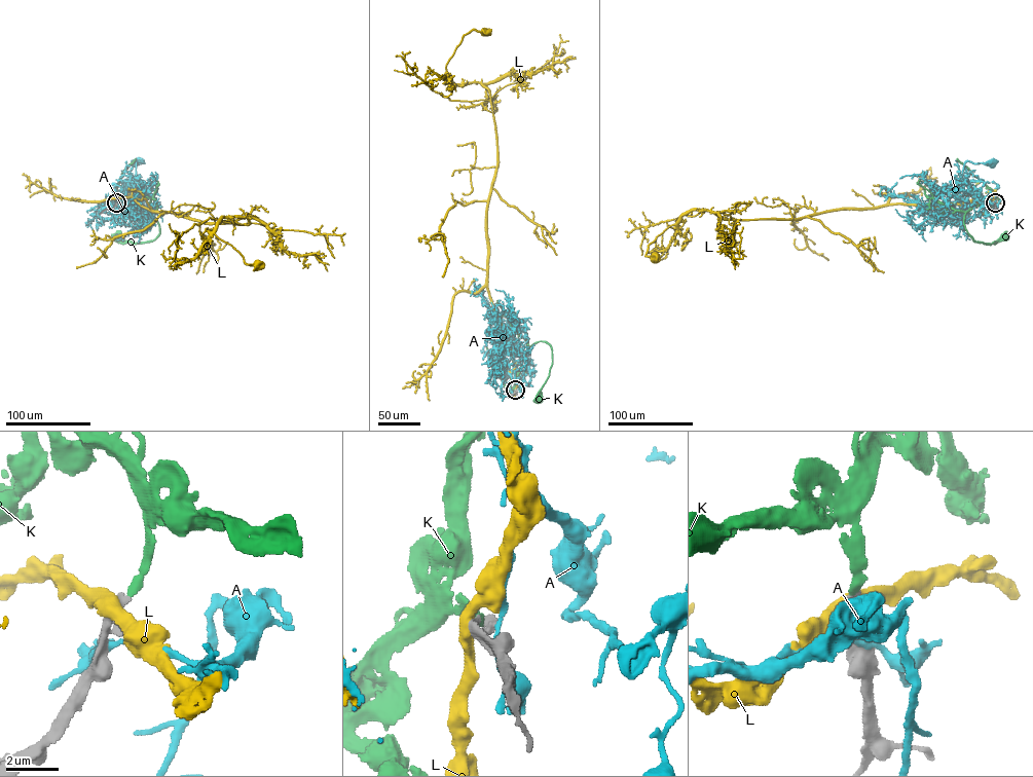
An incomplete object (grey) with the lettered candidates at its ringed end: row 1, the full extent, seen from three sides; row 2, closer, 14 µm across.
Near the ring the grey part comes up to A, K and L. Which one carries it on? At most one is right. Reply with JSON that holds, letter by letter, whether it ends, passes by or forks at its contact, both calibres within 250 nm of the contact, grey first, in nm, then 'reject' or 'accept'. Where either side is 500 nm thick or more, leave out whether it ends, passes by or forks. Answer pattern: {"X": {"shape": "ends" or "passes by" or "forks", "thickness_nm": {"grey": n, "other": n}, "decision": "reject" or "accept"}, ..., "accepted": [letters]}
{"A": {"shape": "passes by", "thickness_nm": {"grey": 360, "other": 220}, "decision": "reject"}, "K": {"shape": "ends", "thickness_nm": {"grey": 400, "other": 340}, "decision": "accept"}, "L": {"thickness_nm": {"grey": 600, "other": 480}, "decision": "reject"}, "accepted": ["K"]}

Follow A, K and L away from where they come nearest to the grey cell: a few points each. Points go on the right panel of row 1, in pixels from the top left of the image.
A: (995, 205), (984, 209), (967, 183), (960, 181), (967, 161), (991, 163)
K: (995, 202), (985, 201), (969, 208), (964, 216), (964, 227), (975, 242), (991, 244), (1005, 236)
L: (995, 204), (893, 204), (787, 219), (722, 219), (710, 212), (693, 210), (650, 243), (646, 255), (655, 257)

